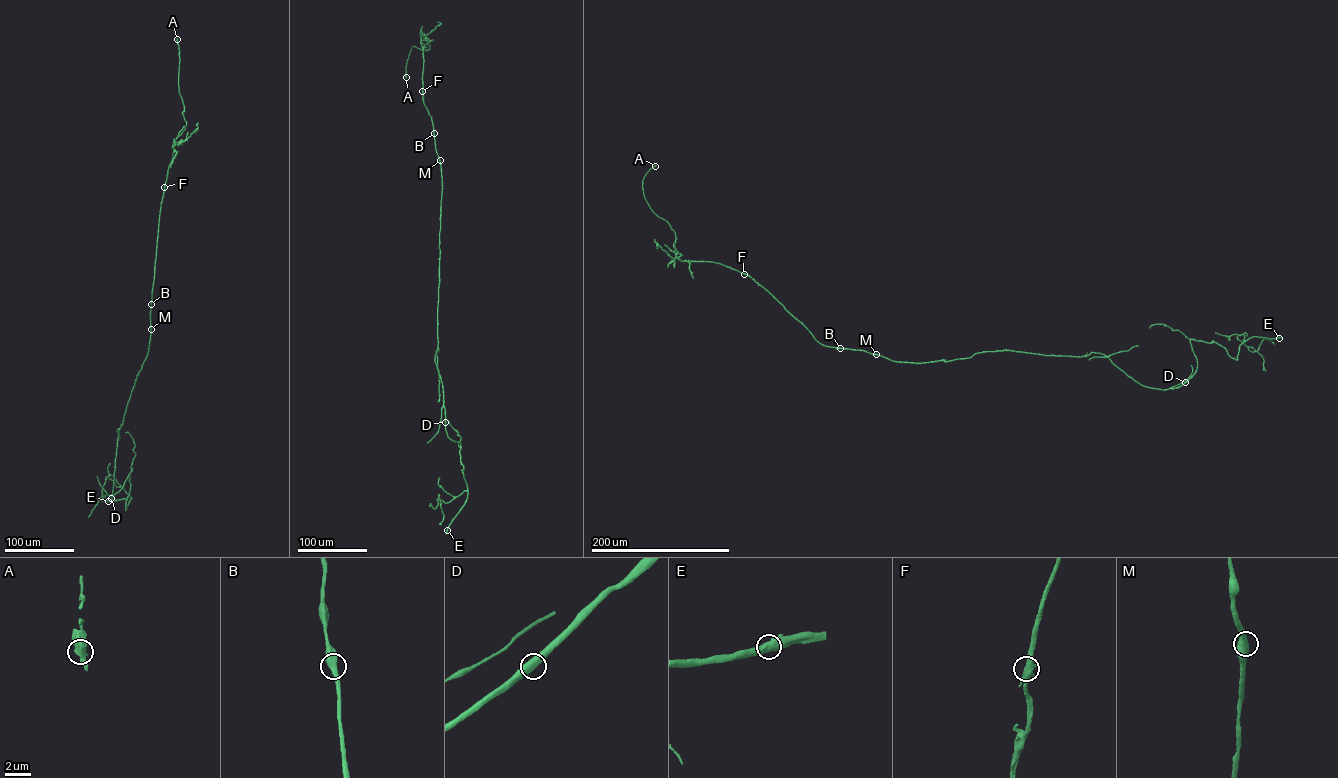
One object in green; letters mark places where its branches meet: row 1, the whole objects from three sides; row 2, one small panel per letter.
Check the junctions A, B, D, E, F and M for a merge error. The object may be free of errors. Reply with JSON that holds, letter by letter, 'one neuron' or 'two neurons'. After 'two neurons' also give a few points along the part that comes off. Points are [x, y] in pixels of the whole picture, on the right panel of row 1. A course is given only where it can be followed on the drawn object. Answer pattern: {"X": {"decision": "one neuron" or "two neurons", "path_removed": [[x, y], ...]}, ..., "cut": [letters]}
{"A": {"decision": "one neuron"}, "B": {"decision": "one neuron"}, "D": {"decision": "one neuron"}, "E": {"decision": "one neuron"}, "F": {"decision": "one neuron"}, "M": {"decision": "one neuron"}, "cut": []}

